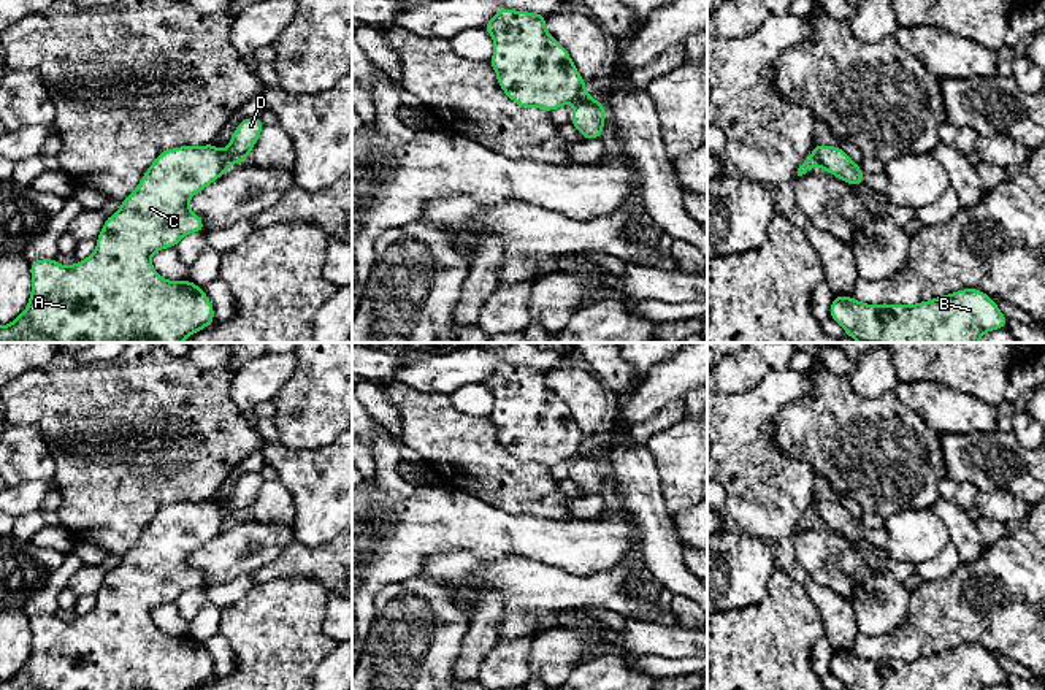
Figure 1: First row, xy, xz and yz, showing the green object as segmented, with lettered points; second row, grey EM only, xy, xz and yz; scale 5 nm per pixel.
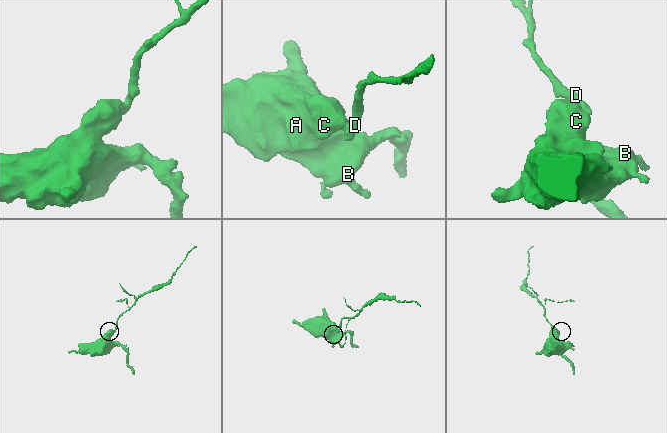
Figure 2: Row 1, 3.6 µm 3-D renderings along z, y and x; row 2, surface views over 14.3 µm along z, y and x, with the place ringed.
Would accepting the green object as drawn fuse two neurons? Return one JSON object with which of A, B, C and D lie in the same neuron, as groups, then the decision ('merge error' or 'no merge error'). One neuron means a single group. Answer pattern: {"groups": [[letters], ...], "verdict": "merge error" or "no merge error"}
{"groups": [["A", "B", "C"], ["D"]], "verdict": "merge error"}

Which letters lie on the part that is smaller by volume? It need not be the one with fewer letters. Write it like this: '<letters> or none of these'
D

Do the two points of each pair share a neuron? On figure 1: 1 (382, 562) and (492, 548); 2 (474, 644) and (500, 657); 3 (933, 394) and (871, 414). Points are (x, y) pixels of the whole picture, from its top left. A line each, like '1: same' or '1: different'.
1: same
2: different
3: different

